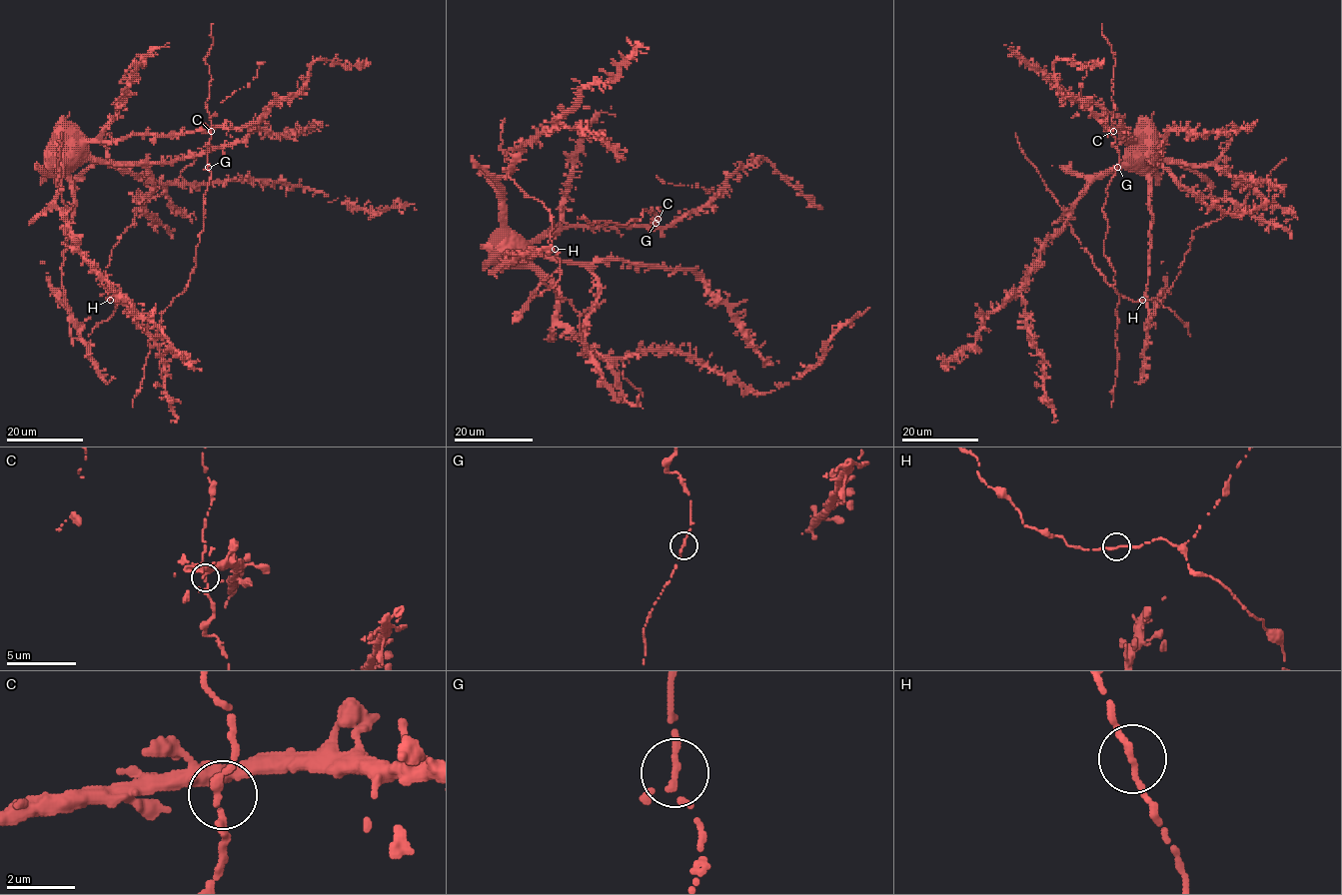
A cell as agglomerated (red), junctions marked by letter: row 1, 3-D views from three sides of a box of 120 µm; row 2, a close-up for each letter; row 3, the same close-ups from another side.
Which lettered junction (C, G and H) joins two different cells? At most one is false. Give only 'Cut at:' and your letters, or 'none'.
Cut at: none

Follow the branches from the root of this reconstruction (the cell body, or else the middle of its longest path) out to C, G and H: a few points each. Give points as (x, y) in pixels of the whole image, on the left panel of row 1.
C: (64, 146), (110, 142), (136, 135), (211, 131)
G: (64, 146), (208, 129), (208, 167)
H: (64, 146), (56, 207), (75, 248), (104, 277), (106, 301), (110, 300)

